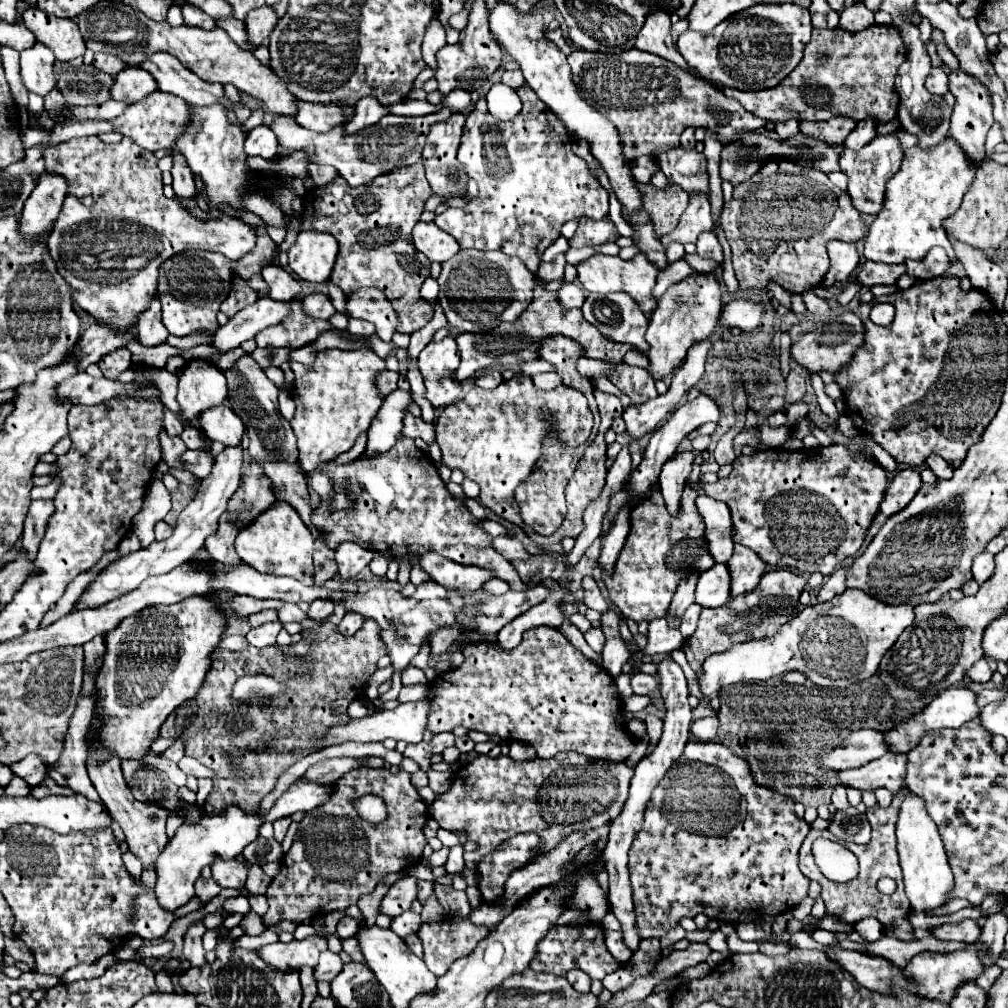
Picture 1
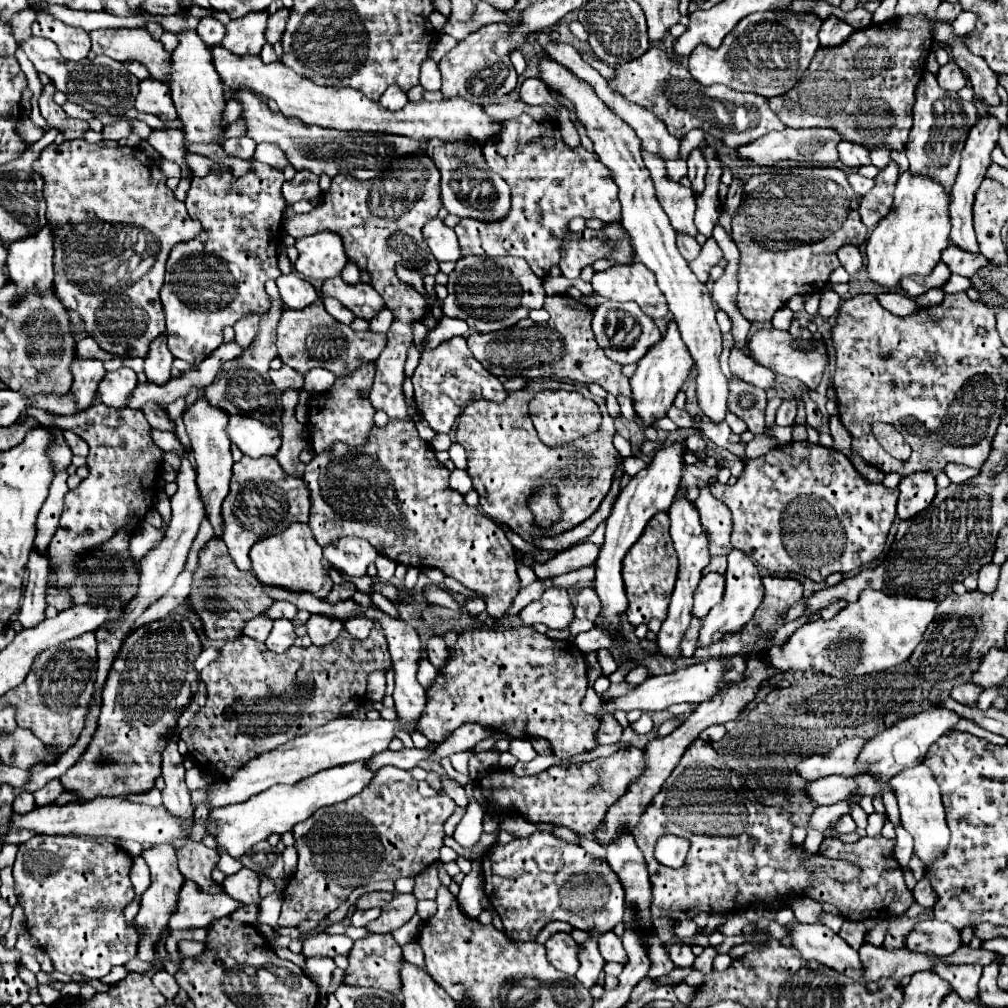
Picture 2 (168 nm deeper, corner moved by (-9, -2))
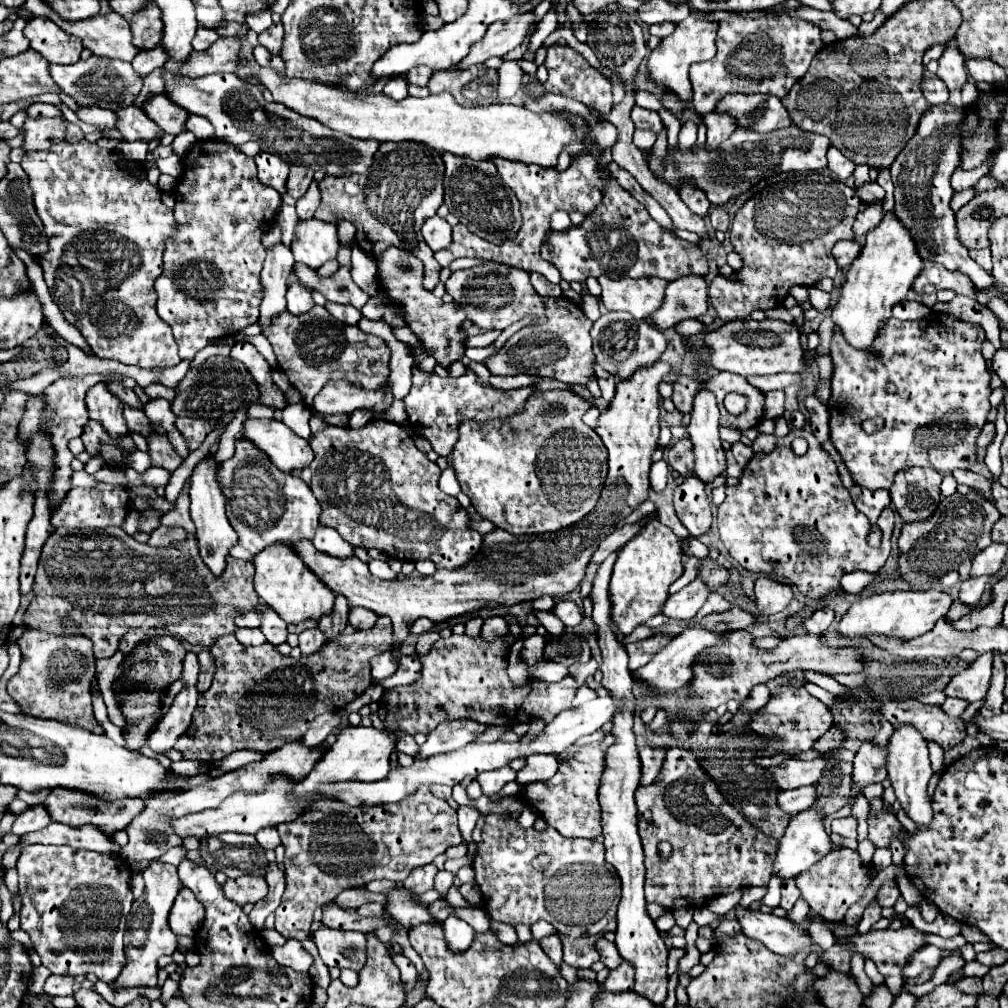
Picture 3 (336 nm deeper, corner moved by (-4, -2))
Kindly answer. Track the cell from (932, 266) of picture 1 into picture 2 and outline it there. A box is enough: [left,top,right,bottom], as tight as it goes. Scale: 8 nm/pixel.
[941,245,989,277]

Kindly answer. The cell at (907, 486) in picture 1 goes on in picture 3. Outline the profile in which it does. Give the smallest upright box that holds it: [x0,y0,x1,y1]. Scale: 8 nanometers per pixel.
[890,467,942,523]

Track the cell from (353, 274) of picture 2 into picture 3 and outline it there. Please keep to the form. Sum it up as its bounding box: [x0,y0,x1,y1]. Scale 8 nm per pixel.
[337,220,356,245]

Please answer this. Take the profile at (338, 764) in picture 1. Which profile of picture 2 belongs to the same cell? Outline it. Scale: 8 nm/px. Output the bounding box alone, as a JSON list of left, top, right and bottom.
[369,749,431,771]

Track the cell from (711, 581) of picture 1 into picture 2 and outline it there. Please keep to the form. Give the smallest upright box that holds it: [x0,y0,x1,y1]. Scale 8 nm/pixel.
[693,573,725,617]

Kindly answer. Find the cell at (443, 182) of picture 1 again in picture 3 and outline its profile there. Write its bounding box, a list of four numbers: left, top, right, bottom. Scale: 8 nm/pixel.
[442,153,520,245]

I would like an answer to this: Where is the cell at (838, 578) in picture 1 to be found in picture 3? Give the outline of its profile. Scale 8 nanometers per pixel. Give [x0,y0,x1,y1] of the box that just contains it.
[804,609,834,633]

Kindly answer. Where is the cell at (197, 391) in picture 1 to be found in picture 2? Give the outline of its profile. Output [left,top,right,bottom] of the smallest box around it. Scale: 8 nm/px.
[183,395,231,537]

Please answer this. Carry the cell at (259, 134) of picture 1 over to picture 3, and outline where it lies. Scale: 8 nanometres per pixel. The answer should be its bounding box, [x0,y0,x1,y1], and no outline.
[254,151,288,195]

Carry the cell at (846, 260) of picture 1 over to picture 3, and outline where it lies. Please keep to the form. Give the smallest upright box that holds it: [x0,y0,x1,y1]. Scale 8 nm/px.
[832,241,860,267]

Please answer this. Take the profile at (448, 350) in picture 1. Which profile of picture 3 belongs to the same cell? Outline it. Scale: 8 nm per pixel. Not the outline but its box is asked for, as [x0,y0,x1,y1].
[406,367,534,457]

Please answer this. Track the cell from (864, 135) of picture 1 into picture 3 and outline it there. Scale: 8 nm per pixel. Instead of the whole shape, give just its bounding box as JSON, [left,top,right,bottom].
[828,147,854,181]

